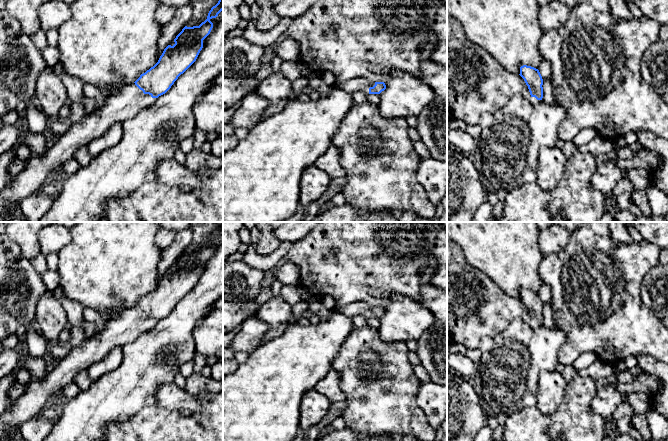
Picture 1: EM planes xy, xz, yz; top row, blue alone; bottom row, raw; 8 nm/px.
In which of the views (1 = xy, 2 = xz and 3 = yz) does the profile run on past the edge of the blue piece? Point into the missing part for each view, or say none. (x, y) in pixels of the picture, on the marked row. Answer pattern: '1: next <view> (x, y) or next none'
1: next xy (127, 103)
2: next xz (353, 85)
3: next yz (533, 100)

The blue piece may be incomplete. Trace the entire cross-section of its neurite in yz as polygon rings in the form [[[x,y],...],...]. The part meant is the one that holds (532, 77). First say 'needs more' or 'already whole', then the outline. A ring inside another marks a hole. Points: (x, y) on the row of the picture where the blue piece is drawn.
needs more | [[[523,65],[520,67],[519,74],[528,86],[531,97],[529,102],[536,104],[542,101],[543,98],[543,79],[538,69]]]

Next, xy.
needs more | [[[219,0],[211,8],[204,22],[199,26],[185,26],[174,39],[175,44],[173,46],[168,45],[158,62],[141,74],[134,83],[123,85],[121,91],[110,95],[105,105],[100,109],[93,113],[86,113],[81,121],[70,124],[69,129],[63,135],[58,136],[54,145],[48,148],[45,153],[32,155],[26,162],[26,167],[0,192],[0,222],[7,222],[13,211],[20,207],[21,201],[46,183],[47,176],[74,157],[80,147],[88,146],[92,140],[103,136],[112,125],[133,118],[141,110],[155,102],[159,96],[165,94],[178,77],[196,61],[203,48],[203,40],[213,28],[213,23],[210,20],[216,18],[222,10],[223,0]]]

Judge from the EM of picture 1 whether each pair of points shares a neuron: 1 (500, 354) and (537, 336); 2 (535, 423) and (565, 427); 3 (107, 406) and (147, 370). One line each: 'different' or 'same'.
1: same
2: same
3: same

